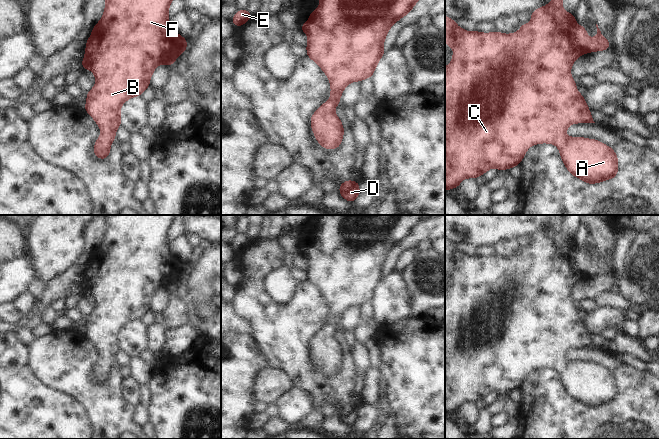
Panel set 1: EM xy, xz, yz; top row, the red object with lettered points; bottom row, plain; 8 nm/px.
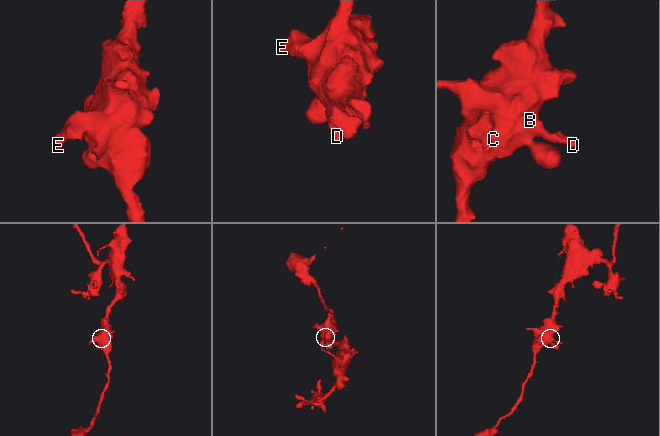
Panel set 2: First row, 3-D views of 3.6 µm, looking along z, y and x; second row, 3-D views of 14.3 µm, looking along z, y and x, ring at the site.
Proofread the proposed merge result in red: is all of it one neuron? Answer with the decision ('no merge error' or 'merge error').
no merge error

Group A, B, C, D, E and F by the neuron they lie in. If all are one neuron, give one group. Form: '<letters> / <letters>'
A B C D E F

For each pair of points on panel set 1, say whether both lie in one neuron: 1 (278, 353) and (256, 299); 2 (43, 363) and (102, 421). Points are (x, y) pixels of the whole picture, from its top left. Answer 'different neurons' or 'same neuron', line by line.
1: same neuron
2: same neuron

